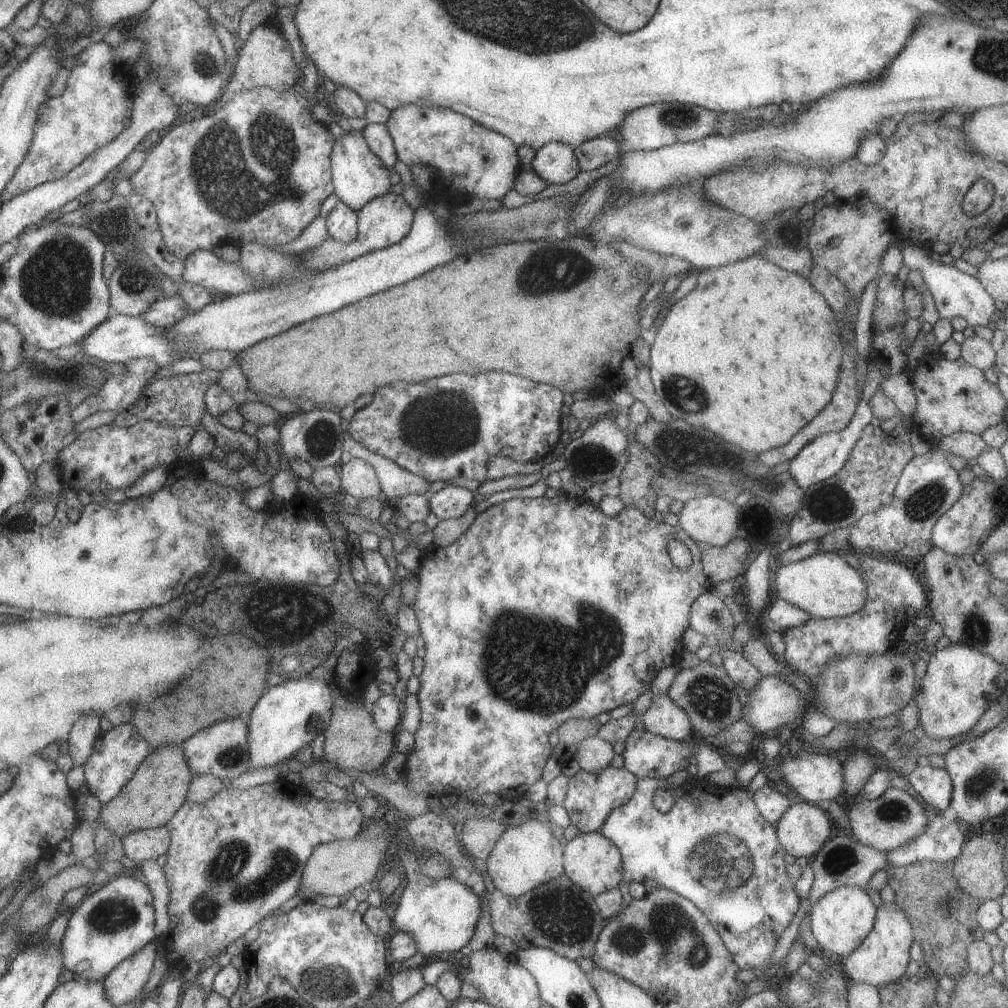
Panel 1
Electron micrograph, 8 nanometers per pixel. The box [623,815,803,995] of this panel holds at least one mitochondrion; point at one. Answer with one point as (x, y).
(721, 861)

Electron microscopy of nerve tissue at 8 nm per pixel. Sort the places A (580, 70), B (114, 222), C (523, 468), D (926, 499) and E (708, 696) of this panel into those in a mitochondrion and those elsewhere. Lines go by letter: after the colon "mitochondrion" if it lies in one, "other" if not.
A: other
B: mitochondrion
C: other
D: mitochondrion
E: mitochondrion

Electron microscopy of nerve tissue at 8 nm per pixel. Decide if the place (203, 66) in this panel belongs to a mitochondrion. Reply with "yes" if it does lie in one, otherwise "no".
yes

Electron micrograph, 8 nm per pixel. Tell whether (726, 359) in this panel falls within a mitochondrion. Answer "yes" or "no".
no

